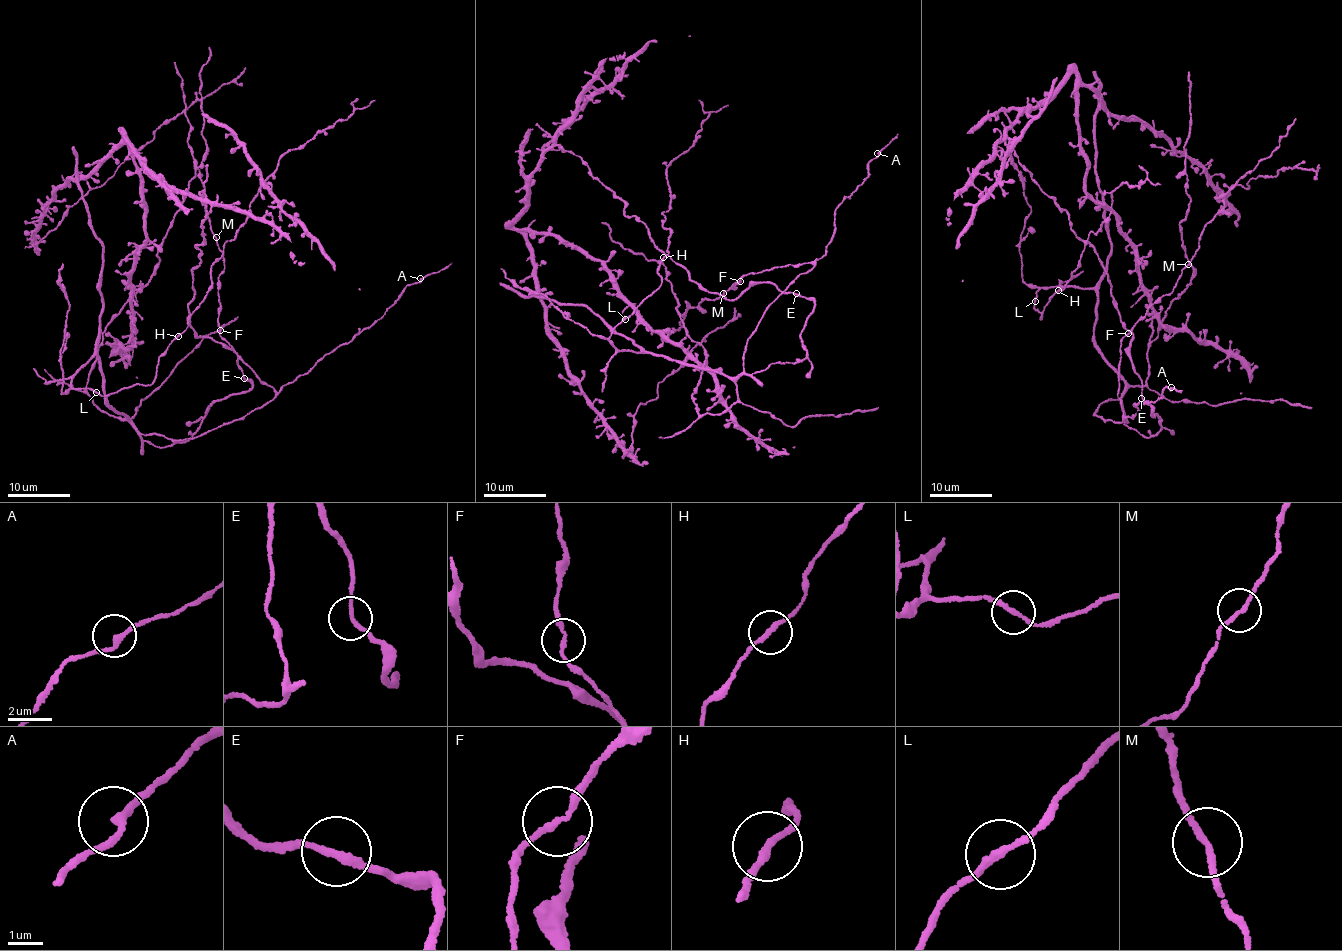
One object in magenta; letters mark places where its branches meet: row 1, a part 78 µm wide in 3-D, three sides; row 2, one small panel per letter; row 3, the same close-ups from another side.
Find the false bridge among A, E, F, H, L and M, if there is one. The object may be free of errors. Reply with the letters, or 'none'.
none

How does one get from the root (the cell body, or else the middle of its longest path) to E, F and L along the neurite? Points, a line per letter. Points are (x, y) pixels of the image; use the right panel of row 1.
E: (1123, 321), (1134, 334), (1129, 353), (1135, 374), (1141, 379), (1141, 398)
F: (1123, 321), (1160, 418), (1147, 438), (1123, 424), (1120, 400), (1093, 414), (1123, 420), (1128, 333)
L: (1123, 321), (1160, 418), (1147, 438), (1123, 424), (1125, 383), (1096, 346), (1094, 290), (1041, 287), (1035, 301)

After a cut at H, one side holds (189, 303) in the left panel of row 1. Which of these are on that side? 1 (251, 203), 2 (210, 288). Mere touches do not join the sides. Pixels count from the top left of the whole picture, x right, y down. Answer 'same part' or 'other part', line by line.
1: other part
2: other part

